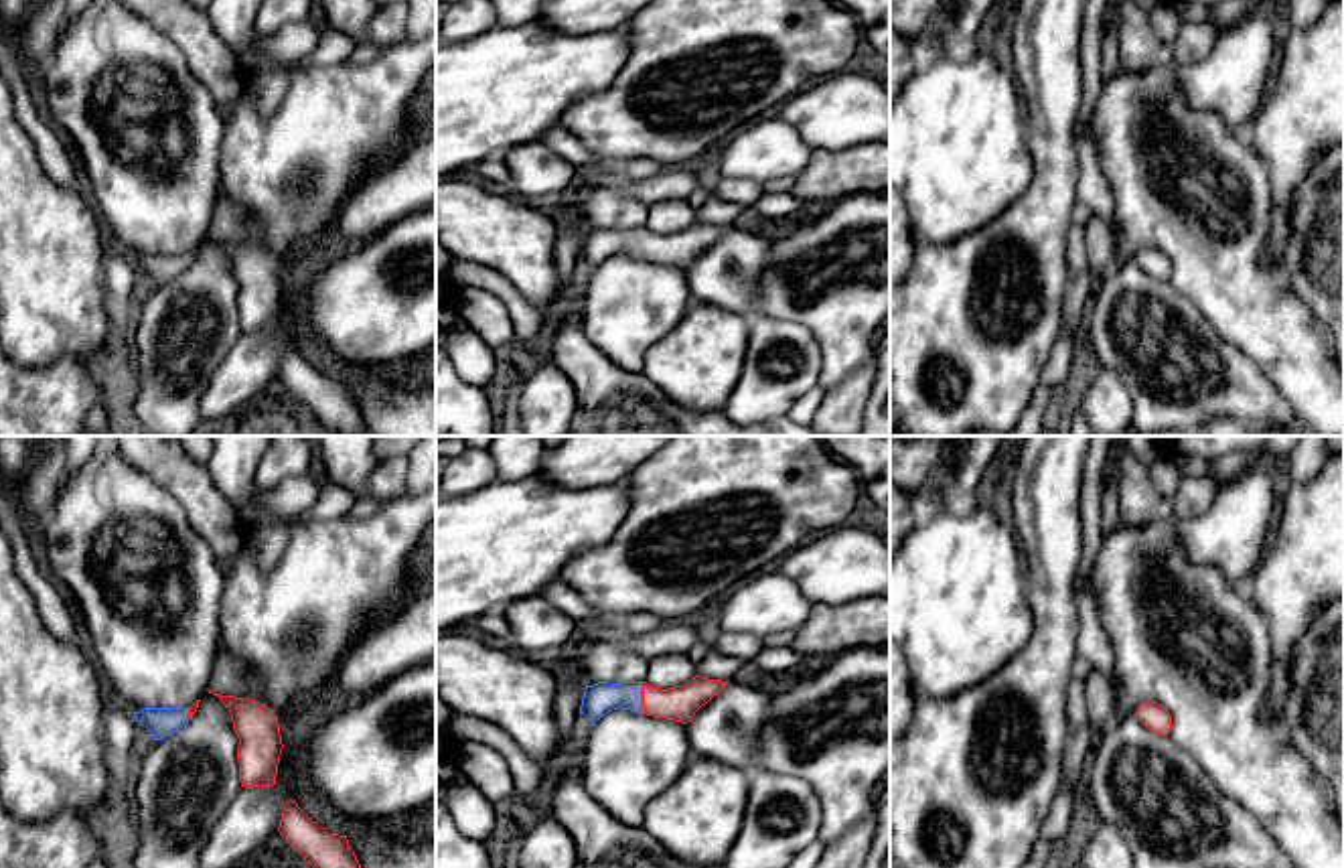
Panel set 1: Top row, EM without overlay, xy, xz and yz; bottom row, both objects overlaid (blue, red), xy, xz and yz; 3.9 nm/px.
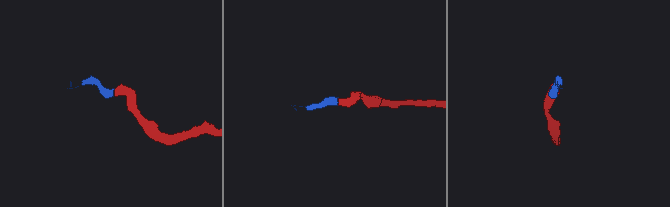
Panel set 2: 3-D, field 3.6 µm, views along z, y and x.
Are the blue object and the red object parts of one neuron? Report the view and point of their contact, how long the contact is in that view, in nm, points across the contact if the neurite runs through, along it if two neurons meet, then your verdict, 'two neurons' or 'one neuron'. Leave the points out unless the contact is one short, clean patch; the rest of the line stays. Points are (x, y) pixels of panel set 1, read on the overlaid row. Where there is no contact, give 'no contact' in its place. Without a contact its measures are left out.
contact xz (641, 698); length 130 nm; one neuron

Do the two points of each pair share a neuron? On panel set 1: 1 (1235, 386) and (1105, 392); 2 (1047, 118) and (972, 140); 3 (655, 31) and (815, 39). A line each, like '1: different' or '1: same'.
1: different
2: different
3: same

